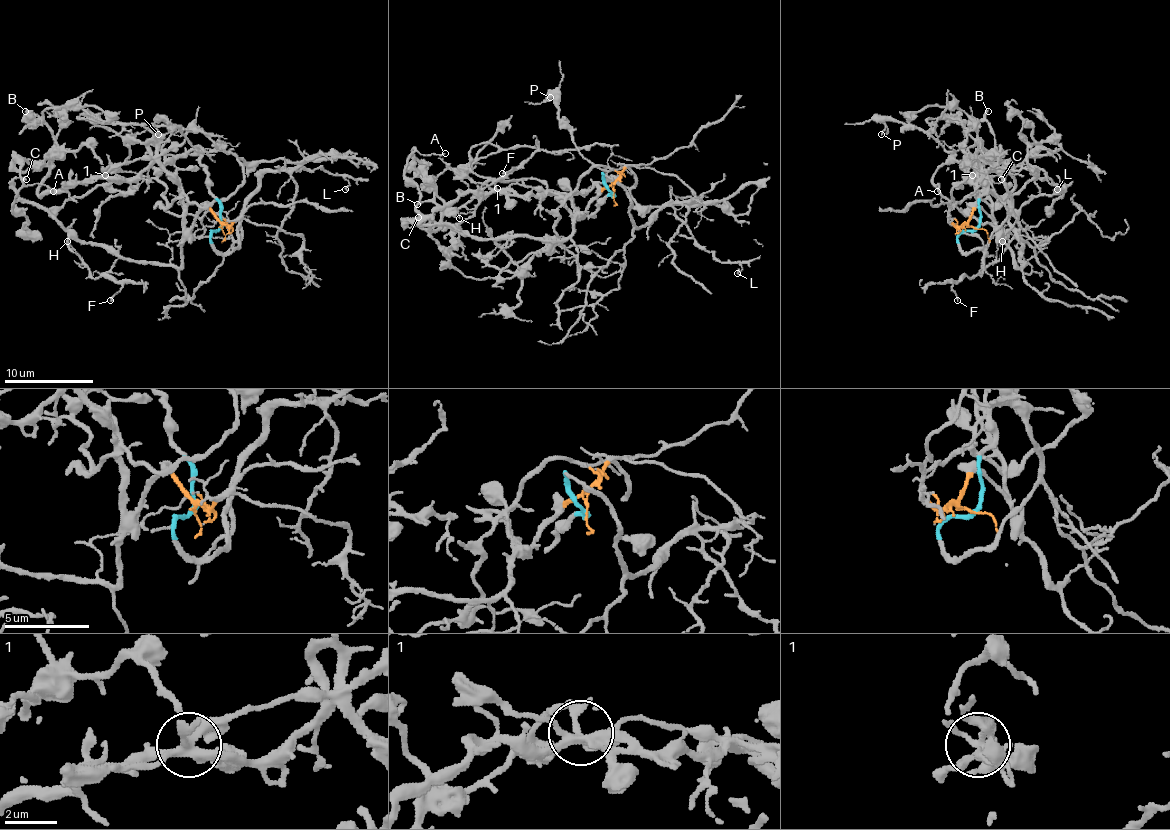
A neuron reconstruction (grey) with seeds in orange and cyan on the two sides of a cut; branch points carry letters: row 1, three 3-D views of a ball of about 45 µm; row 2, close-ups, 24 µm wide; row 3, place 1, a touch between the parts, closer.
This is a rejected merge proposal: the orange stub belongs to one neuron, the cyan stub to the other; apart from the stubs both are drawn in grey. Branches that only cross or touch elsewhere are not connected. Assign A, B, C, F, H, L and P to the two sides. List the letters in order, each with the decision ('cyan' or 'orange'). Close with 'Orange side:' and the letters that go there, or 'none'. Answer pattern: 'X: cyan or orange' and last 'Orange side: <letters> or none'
A: orange
B: orange
C: orange
F: orange
H: orange
L: cyan
P: cyan
Orange side: A, B, C, F, H

